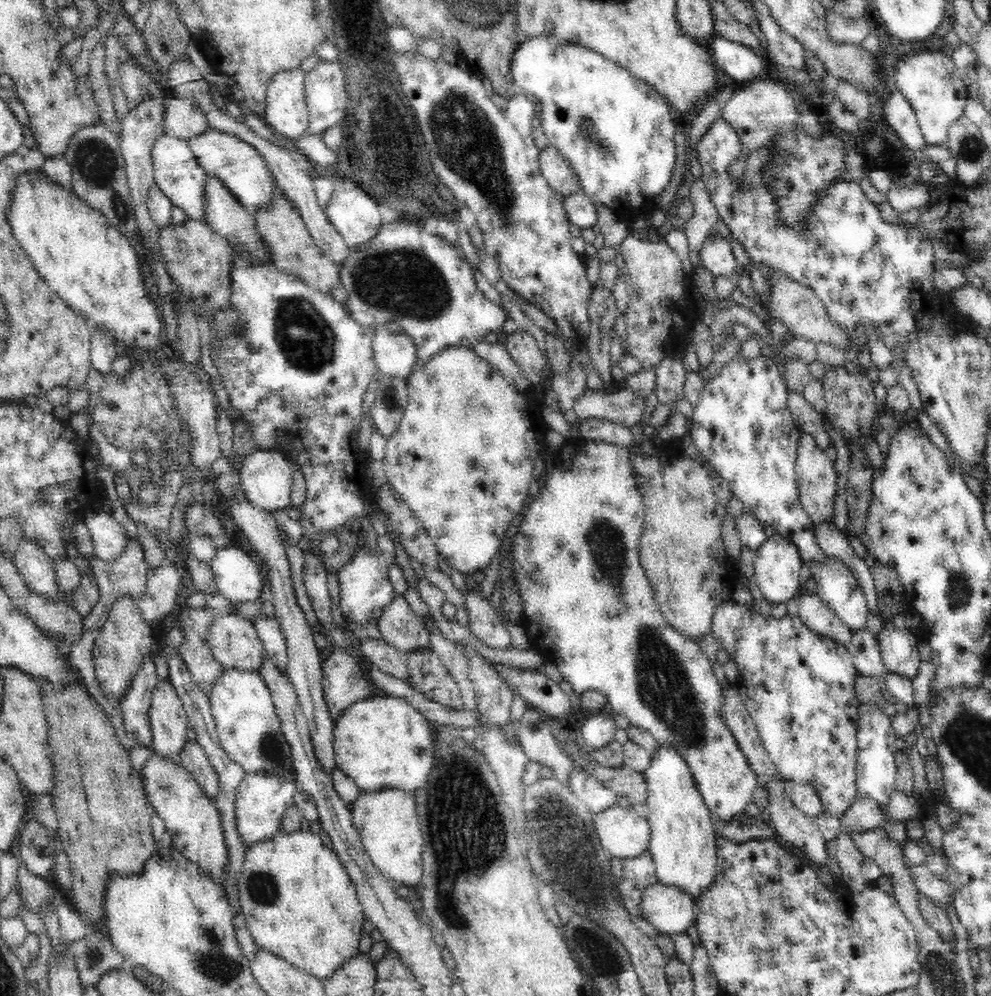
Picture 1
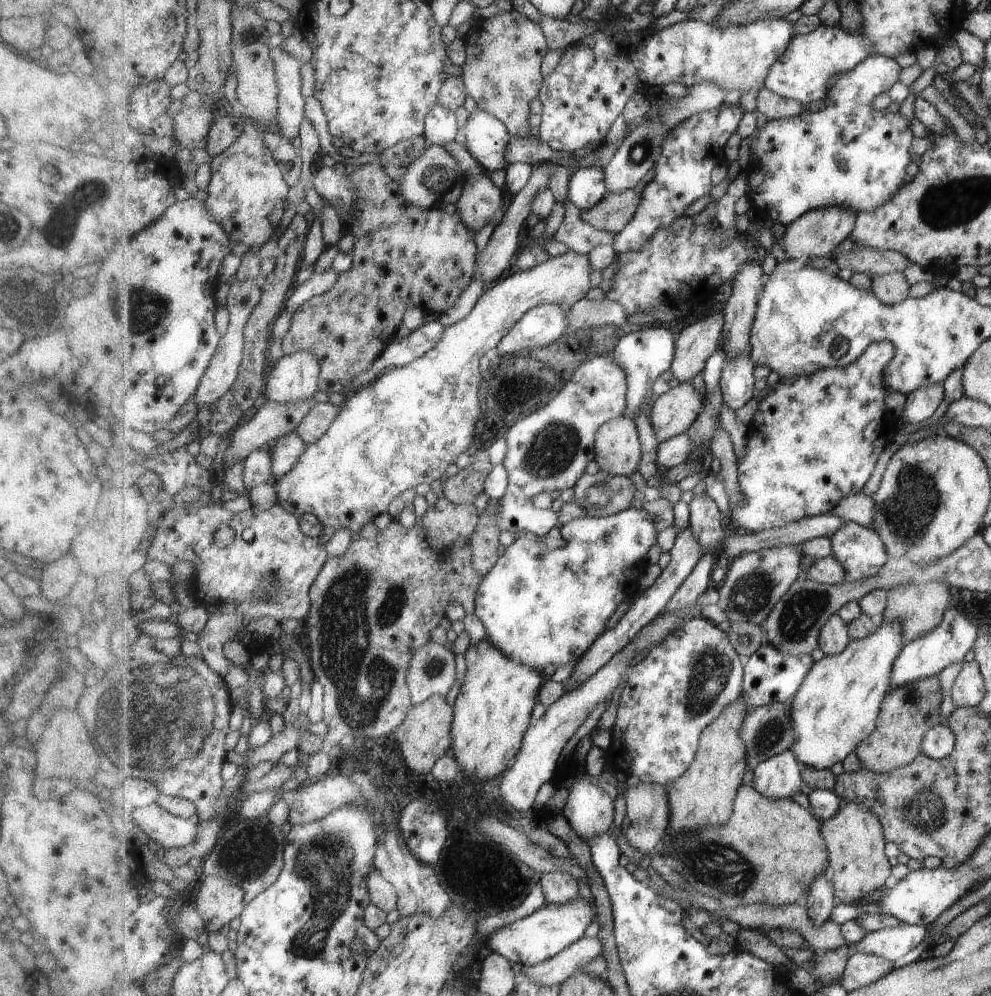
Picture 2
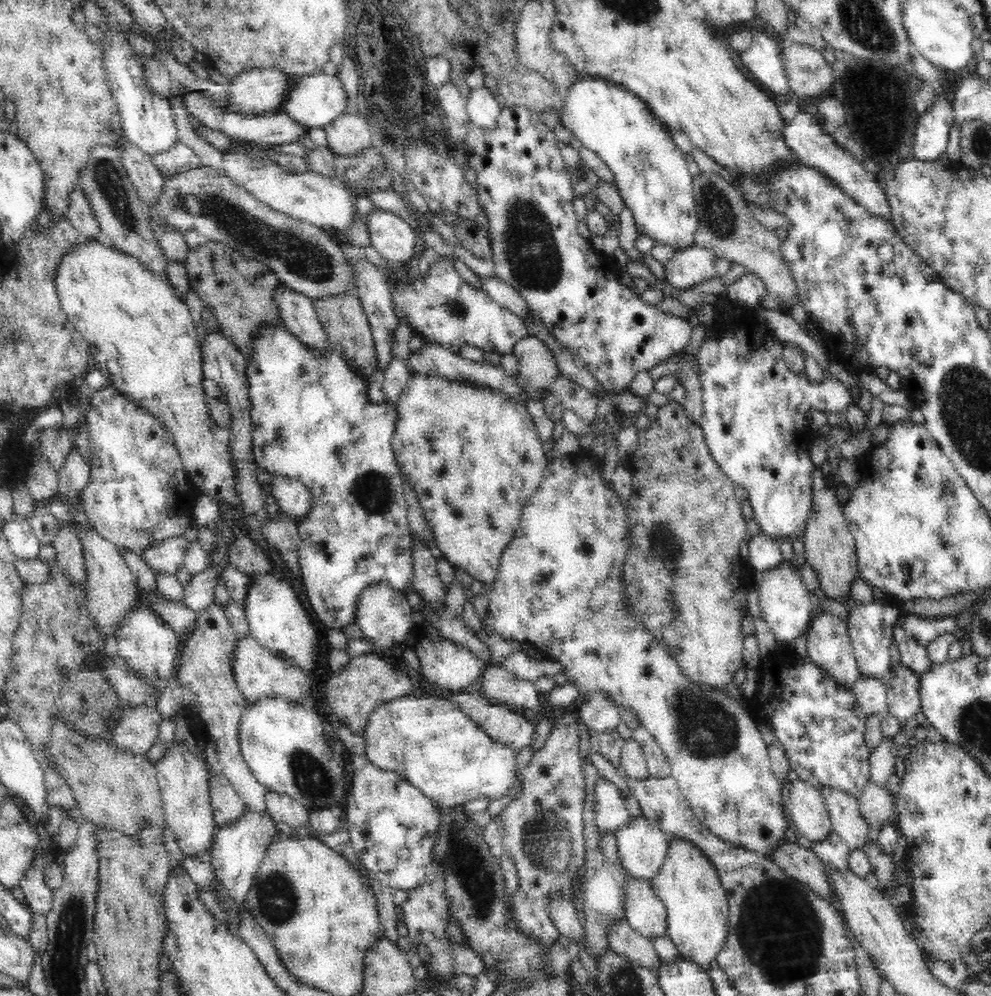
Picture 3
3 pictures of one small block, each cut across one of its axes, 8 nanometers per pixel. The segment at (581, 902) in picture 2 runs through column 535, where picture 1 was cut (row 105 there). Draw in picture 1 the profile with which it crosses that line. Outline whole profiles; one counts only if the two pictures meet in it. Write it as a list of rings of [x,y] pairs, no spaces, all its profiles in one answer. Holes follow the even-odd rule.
[[[918,52],[906,56],[894,68],[894,88],[899,89],[916,111],[918,124],[928,145],[946,145],[950,125],[964,114],[969,90],[957,75],[957,67],[945,52]]]

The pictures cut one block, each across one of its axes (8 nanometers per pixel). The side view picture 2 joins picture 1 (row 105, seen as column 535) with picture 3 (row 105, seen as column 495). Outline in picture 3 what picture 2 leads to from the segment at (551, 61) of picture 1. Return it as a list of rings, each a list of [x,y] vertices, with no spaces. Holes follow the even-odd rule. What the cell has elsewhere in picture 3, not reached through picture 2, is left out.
[[[584,75],[566,93],[565,111],[561,112],[560,123],[610,167],[616,179],[615,187],[624,197],[625,206],[633,214],[637,232],[651,236],[656,245],[672,246],[675,252],[694,245],[699,218],[694,199],[693,177],[688,171],[685,154],[670,139],[661,120],[654,118],[636,95],[618,87],[616,83],[592,75]]]

